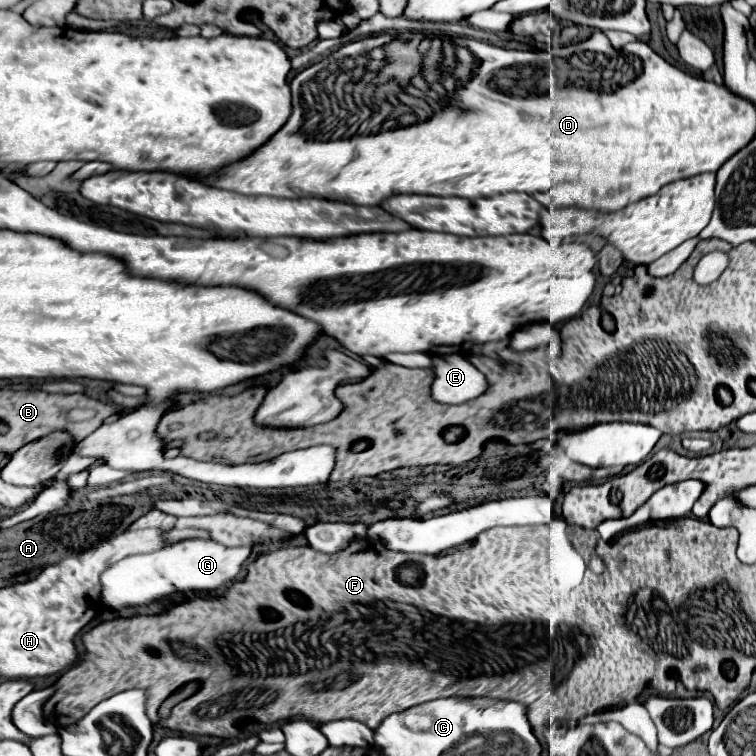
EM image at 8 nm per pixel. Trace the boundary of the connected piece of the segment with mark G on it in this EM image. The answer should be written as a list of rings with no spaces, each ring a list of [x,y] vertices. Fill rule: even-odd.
[[[182,540],[174,546],[148,552],[148,554],[134,554],[128,558],[122,558],[120,562],[112,564],[102,576],[102,594],[100,594],[100,604],[114,612],[120,614],[124,608],[130,606],[142,606],[156,602],[164,596],[176,594],[176,592],[212,592],[228,586],[234,582],[234,578],[240,574],[244,562],[248,560],[252,548],[242,546],[242,548],[230,548],[224,544],[218,544],[214,540]]]

